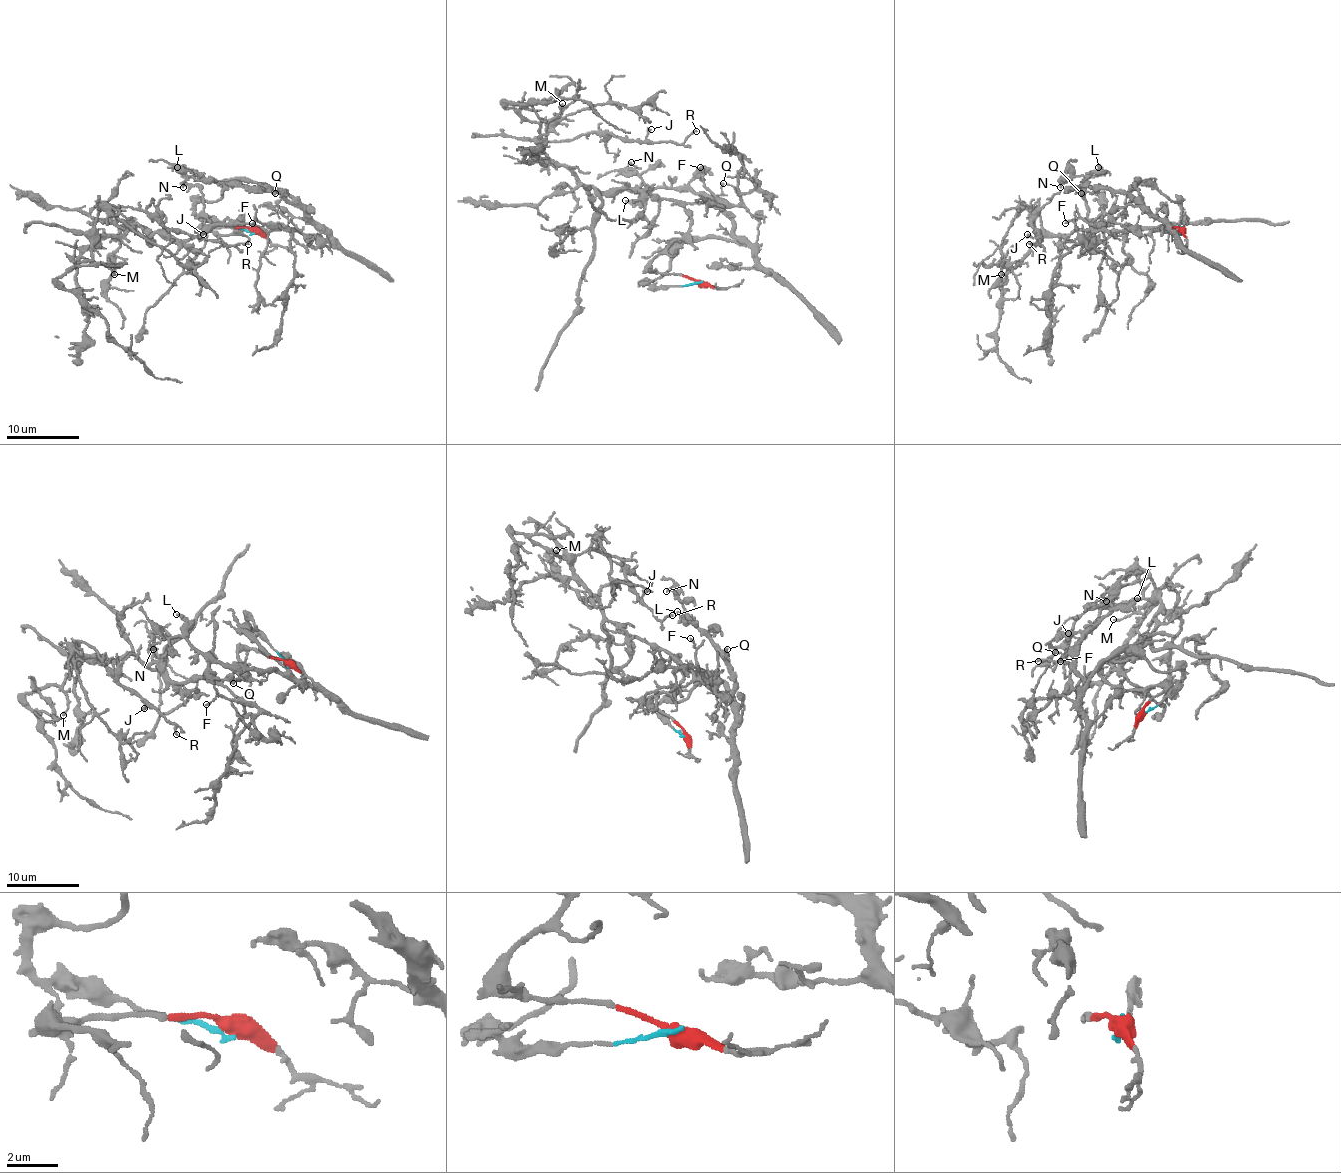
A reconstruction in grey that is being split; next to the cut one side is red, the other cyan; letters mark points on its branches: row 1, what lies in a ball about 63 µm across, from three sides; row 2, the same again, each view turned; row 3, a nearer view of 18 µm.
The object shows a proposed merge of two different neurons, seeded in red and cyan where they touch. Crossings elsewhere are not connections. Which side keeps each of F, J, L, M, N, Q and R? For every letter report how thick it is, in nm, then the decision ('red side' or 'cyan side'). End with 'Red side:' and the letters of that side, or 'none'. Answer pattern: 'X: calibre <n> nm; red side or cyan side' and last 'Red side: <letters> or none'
F: calibre 150 nm; red side
J: calibre 220 nm; red side
L: calibre 240 nm; cyan side
M: calibre 200 nm; red side
N: calibre 150 nm; cyan side
Q: calibre 160 nm; cyan side
R: calibre 160 nm; red side
Red side: F, J, M, R

